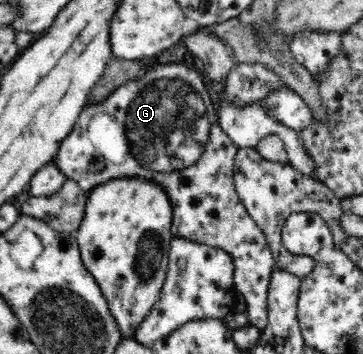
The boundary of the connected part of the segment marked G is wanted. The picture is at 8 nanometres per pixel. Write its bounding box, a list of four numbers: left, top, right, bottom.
[51,58,275,330]

